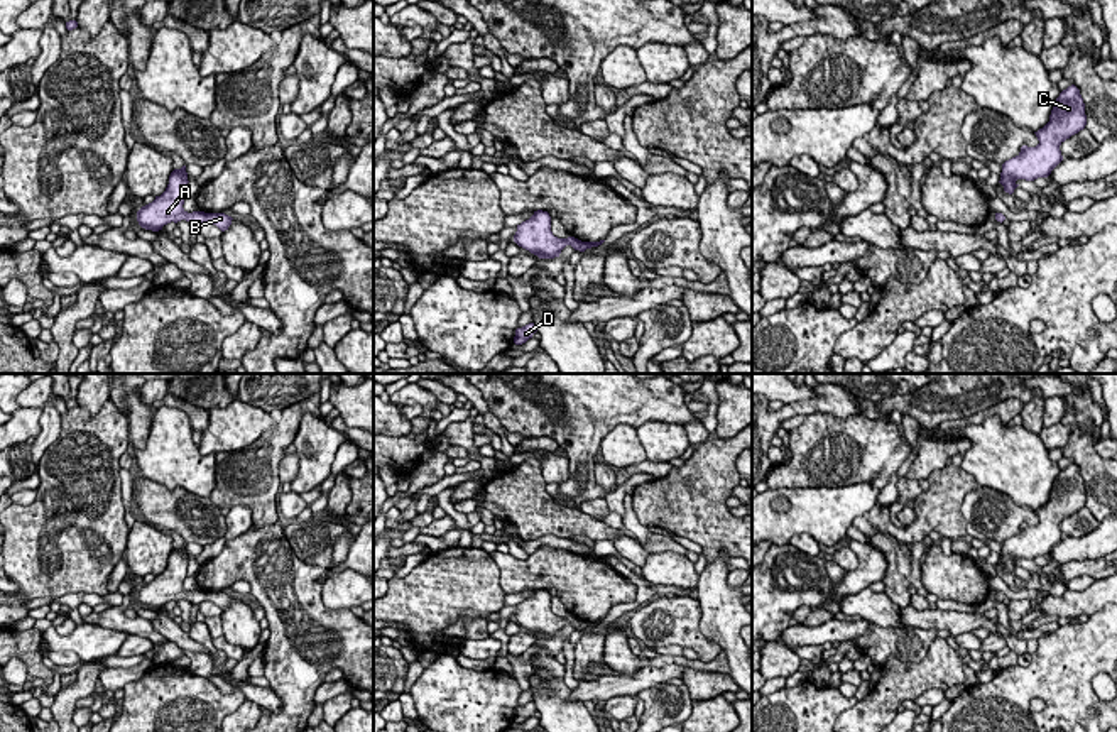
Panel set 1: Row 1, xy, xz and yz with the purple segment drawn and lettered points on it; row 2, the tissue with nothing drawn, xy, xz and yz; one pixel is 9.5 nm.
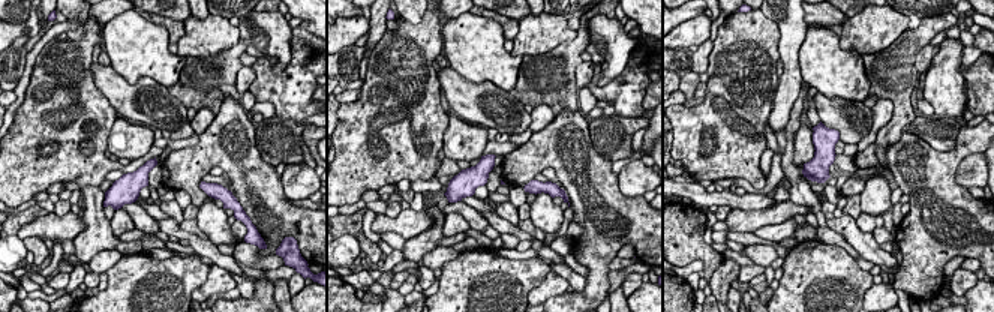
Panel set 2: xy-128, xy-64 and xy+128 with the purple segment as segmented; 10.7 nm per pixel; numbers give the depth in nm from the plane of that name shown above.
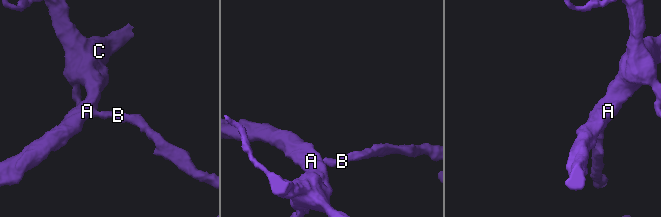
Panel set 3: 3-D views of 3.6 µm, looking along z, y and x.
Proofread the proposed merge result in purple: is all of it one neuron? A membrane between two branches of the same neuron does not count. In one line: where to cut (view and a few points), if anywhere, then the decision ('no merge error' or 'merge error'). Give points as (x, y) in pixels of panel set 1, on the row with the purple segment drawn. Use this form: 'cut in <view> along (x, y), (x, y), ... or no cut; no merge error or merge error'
no cut; no merge error

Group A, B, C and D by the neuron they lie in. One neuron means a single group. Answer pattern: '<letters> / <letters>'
A B C D

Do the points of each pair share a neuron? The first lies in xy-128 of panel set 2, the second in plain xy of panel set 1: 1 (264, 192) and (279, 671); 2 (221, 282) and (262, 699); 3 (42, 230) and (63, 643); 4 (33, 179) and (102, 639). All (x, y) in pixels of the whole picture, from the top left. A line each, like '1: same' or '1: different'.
1: same
2: different
3: same
4: different

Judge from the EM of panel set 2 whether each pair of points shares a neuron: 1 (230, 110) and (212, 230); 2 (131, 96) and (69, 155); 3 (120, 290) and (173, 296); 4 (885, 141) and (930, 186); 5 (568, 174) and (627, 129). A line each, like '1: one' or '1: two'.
1: two
2: two
3: one
4: two
5: two

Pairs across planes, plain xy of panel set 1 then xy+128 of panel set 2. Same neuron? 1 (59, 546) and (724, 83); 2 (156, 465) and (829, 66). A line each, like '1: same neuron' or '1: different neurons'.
1: same neuron
2: same neuron

